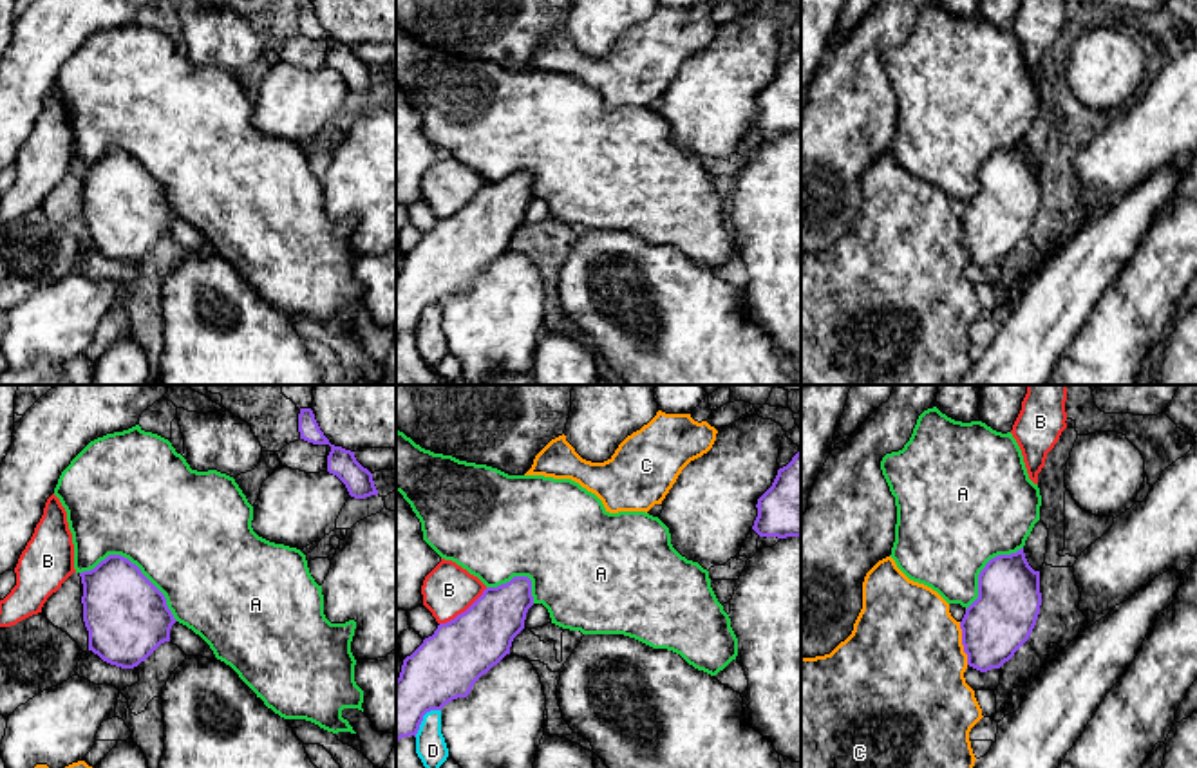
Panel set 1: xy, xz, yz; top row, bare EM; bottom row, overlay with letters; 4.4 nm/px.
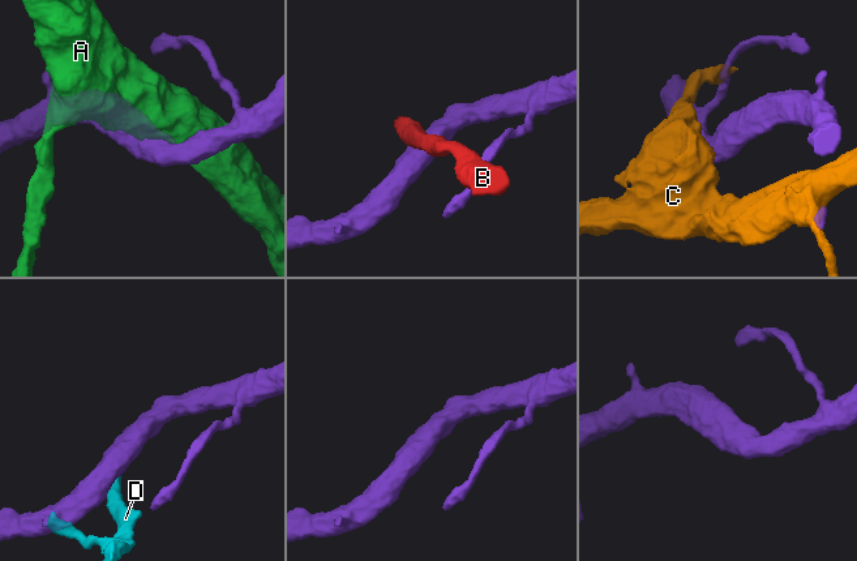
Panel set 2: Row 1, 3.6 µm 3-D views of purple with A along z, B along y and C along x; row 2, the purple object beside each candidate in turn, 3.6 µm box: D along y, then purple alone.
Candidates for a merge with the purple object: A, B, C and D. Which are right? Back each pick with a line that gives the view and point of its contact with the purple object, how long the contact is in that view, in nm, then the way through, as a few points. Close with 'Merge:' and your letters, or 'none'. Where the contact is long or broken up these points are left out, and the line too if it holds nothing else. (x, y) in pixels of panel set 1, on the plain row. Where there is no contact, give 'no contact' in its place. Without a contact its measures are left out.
Merge: none

